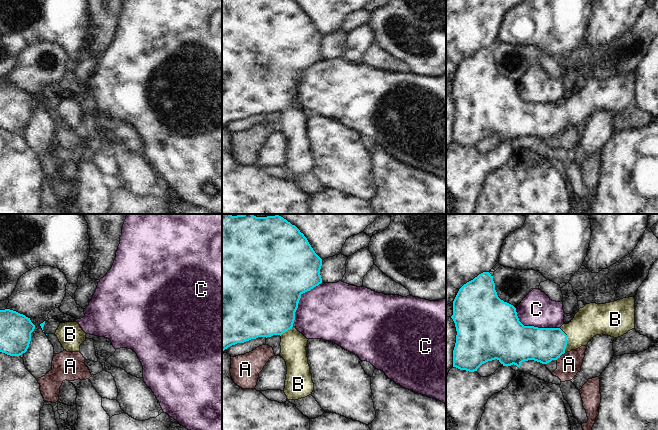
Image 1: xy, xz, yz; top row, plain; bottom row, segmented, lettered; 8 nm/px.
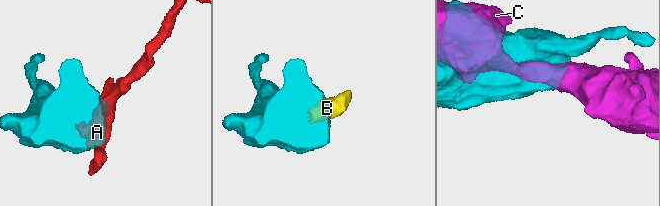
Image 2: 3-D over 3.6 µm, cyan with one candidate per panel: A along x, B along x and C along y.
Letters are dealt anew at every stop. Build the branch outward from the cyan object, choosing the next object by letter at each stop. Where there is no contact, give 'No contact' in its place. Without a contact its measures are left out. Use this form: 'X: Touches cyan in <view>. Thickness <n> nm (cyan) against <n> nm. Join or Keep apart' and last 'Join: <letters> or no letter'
A: Touches cyan in yz. Thickness 280 nm (cyan) against 190 nm. Keep apart
B: Touches cyan in yz. Thickness 280 nm (cyan) against 240 nm. Join
C: Touches cyan in xz. Thickness 500 nm (cyan) against 440 nm. Keep apart
Join: B

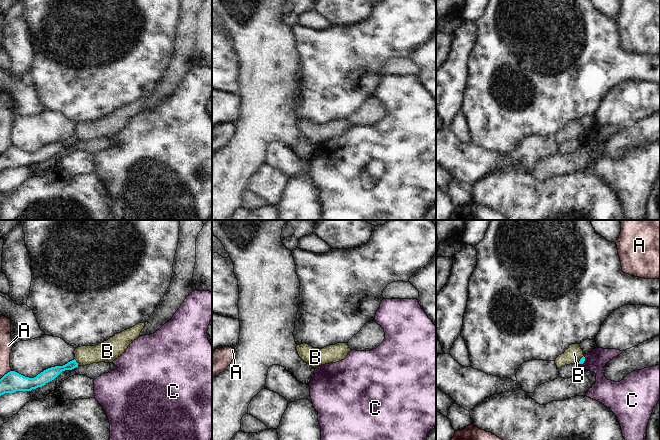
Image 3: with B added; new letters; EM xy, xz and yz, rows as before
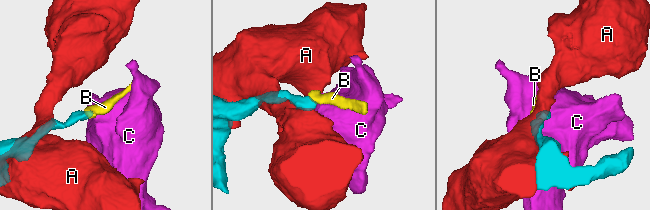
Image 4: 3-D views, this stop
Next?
A: Touches cyan in xy. Thickness 160 nm (cyan) against 100 nm. Keep apart
B: Touches cyan in xy. Thickness 100 nm (cyan) against 160 nm. Keep apart
C: Touches cyan in yz. Thickness 40 nm (cyan) against 170 nm. Keep apart
Join: no letter

